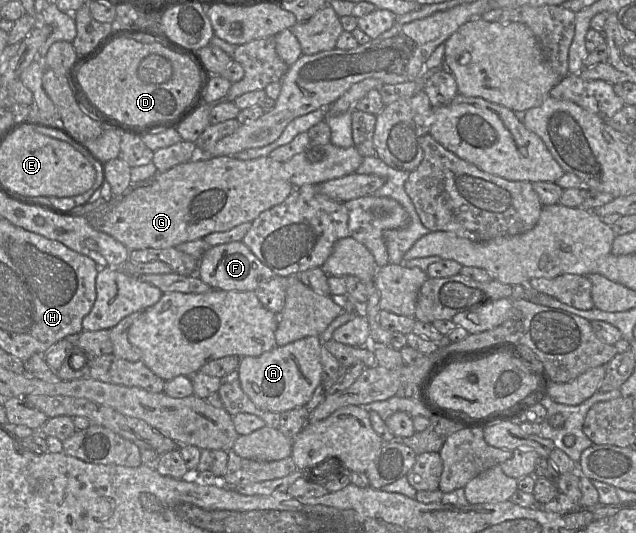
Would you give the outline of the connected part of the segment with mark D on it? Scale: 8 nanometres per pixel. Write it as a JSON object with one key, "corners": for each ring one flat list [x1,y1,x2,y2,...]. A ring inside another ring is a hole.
{"corners":[[120,37,112,41,96,58,85,63,77,79,87,100,98,110,130,126,149,126,178,117,192,104,200,81,194,61,155,41,142,41,133,37]]}

